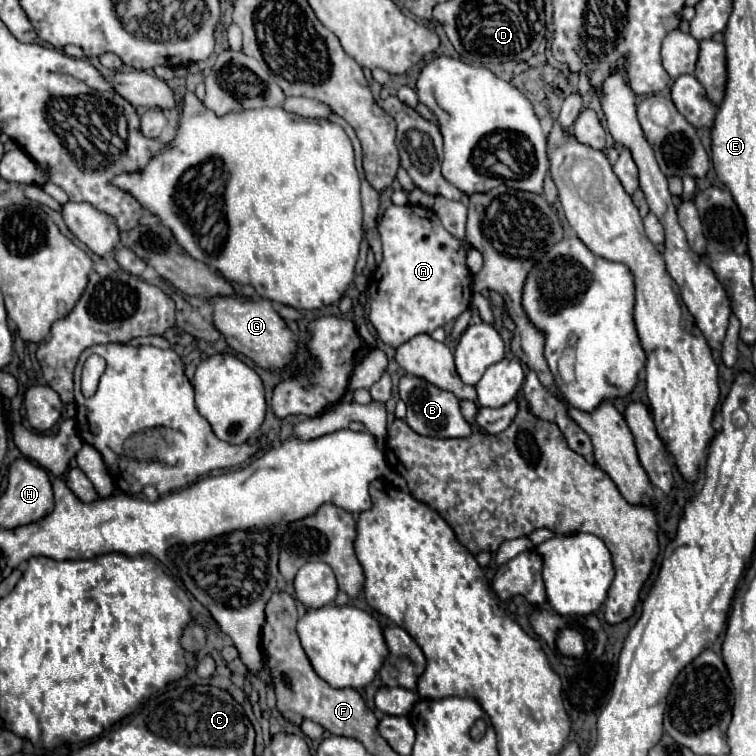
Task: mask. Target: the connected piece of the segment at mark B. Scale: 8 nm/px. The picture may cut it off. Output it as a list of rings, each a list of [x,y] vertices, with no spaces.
[[[405,375],[399,379],[399,395],[407,403],[405,421],[415,433],[427,435],[427,437],[443,437],[443,439],[445,437],[467,437],[471,433],[467,419],[461,415],[459,399],[453,393],[435,387],[433,383],[425,379]]]

